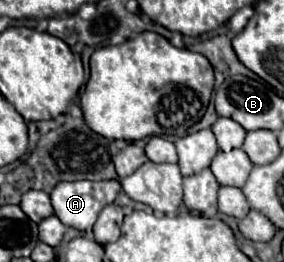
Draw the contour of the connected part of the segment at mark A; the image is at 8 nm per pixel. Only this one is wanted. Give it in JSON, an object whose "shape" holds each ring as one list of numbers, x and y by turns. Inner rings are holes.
{"shape":[[117,180,59,182,51,192,51,204,55,208,55,216,65,226,87,232,93,228,97,214,107,204,113,204,119,188]]}

